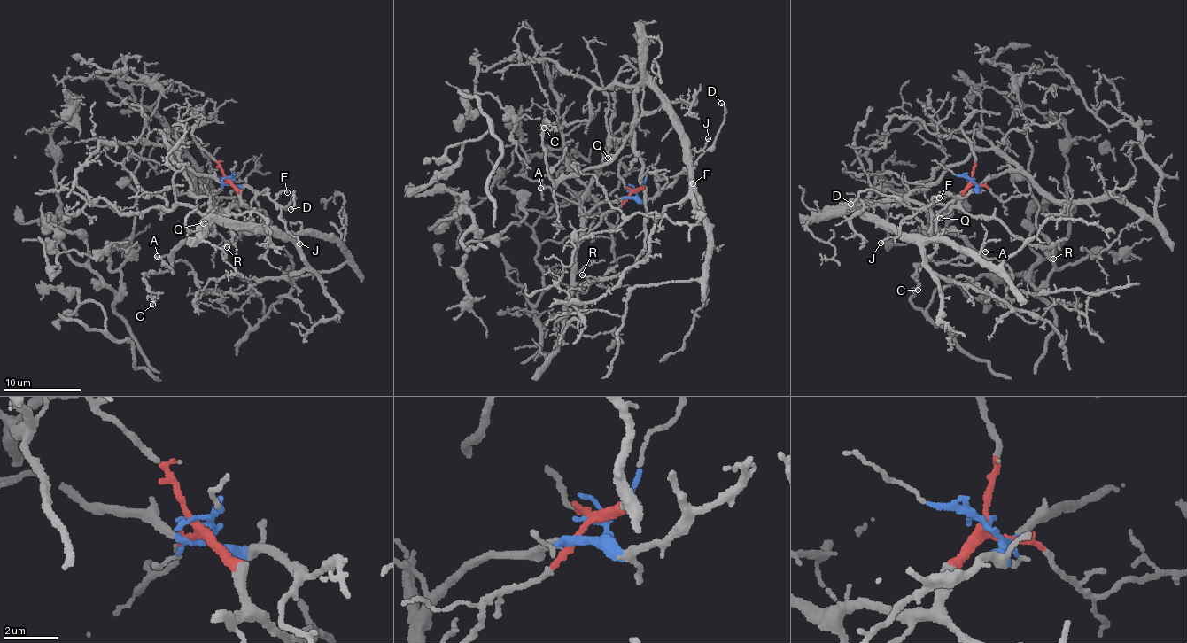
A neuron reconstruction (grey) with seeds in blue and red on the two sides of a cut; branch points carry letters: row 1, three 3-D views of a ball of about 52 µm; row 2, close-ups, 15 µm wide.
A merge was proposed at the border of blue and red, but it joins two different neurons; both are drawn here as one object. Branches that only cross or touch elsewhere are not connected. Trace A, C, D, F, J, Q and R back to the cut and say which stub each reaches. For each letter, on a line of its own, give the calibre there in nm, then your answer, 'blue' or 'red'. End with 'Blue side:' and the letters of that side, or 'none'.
A: calibre 150 nm; red
C: calibre 120 nm; red
D: calibre 150 nm; blue
F: calibre 130 nm; blue
J: calibre 150 nm; blue
Q: calibre 80 nm; red
R: calibre 120 nm; red
Blue side: D, F, J

